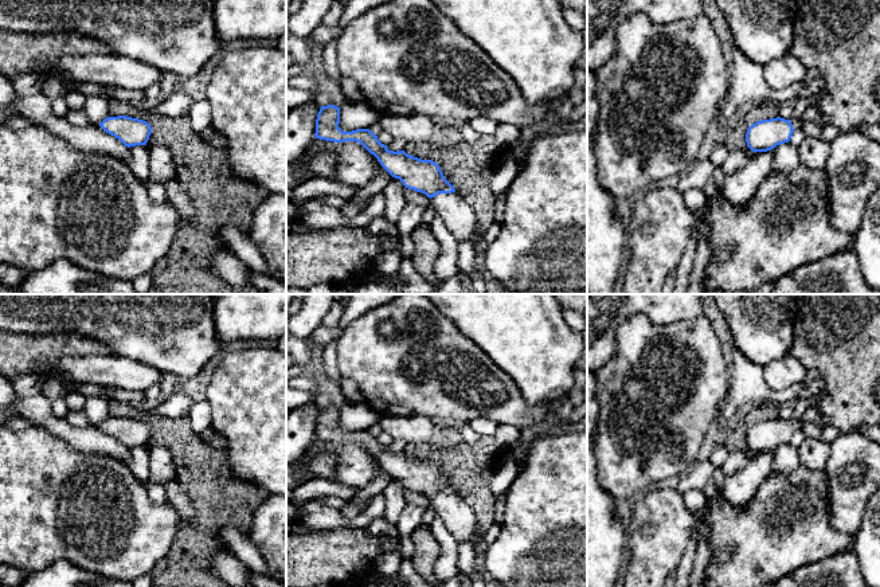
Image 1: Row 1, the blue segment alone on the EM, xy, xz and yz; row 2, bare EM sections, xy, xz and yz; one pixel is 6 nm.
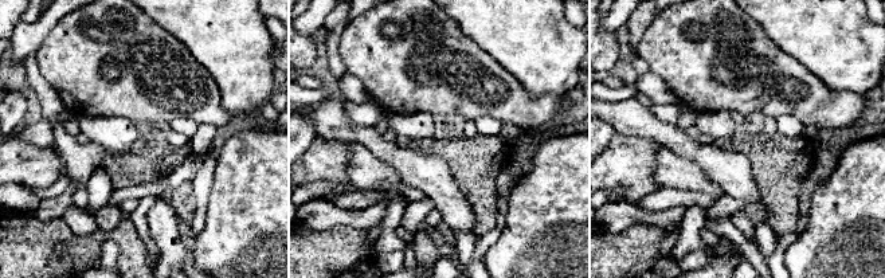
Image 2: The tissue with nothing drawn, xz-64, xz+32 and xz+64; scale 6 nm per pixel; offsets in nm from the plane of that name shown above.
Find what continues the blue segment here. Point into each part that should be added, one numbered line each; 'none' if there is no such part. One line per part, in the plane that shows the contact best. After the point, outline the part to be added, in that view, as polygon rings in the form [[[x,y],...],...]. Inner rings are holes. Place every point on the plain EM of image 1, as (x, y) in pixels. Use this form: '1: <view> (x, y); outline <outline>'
1: xz (458, 517); outline [[[457,493],[438,494],[431,498],[431,509],[441,517],[458,543],[466,541],[476,545],[474,512]]]

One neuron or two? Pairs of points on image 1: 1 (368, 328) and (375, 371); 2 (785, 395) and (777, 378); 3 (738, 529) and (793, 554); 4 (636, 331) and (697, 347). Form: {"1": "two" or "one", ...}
{"1": "one", "2": "two", "3": "one", "4": "one"}

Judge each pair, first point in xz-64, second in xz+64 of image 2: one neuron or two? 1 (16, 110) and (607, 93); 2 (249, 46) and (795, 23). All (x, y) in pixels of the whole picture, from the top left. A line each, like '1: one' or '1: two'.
1: two
2: one

